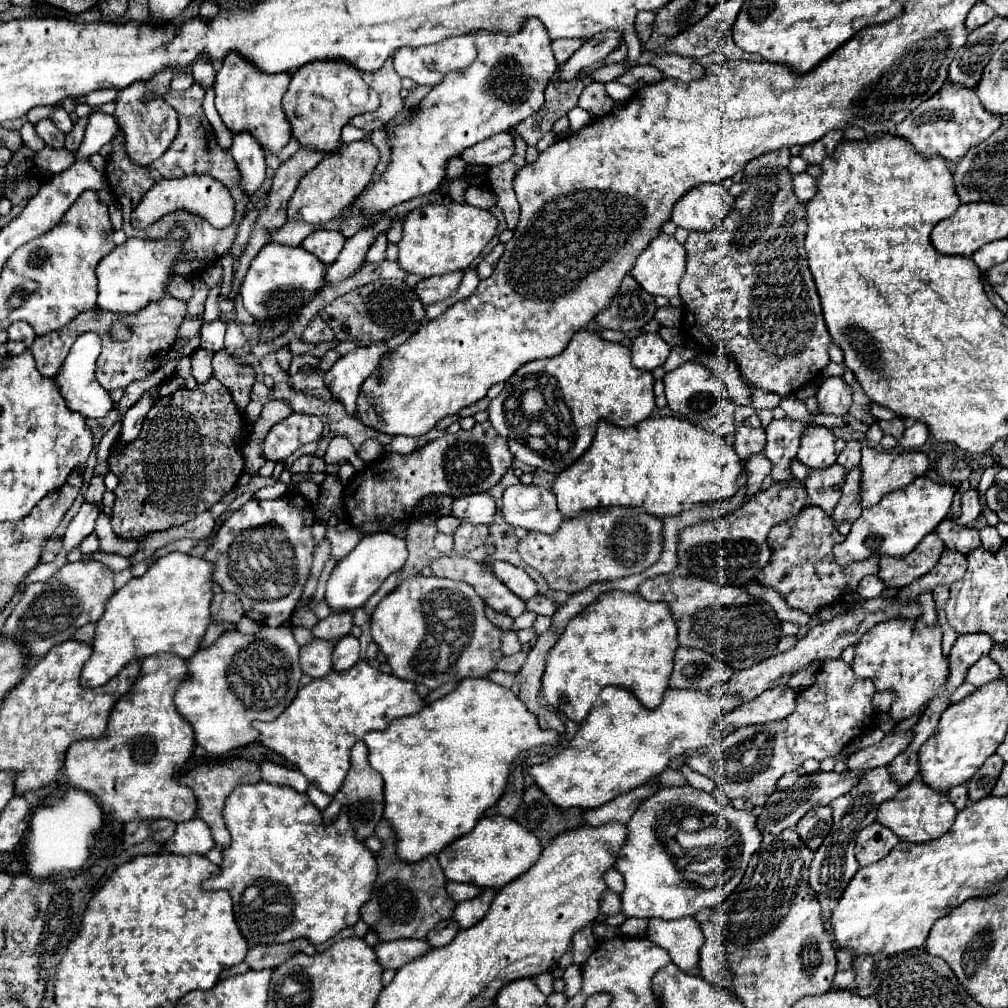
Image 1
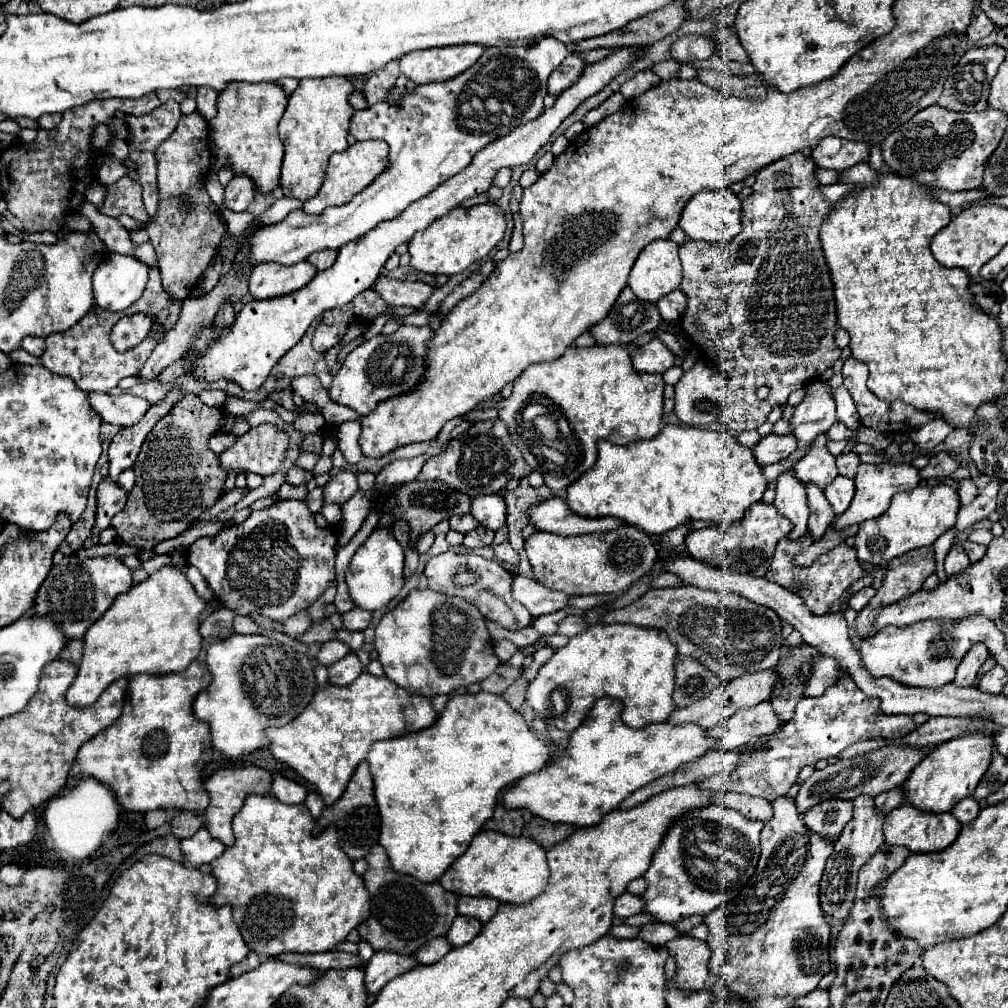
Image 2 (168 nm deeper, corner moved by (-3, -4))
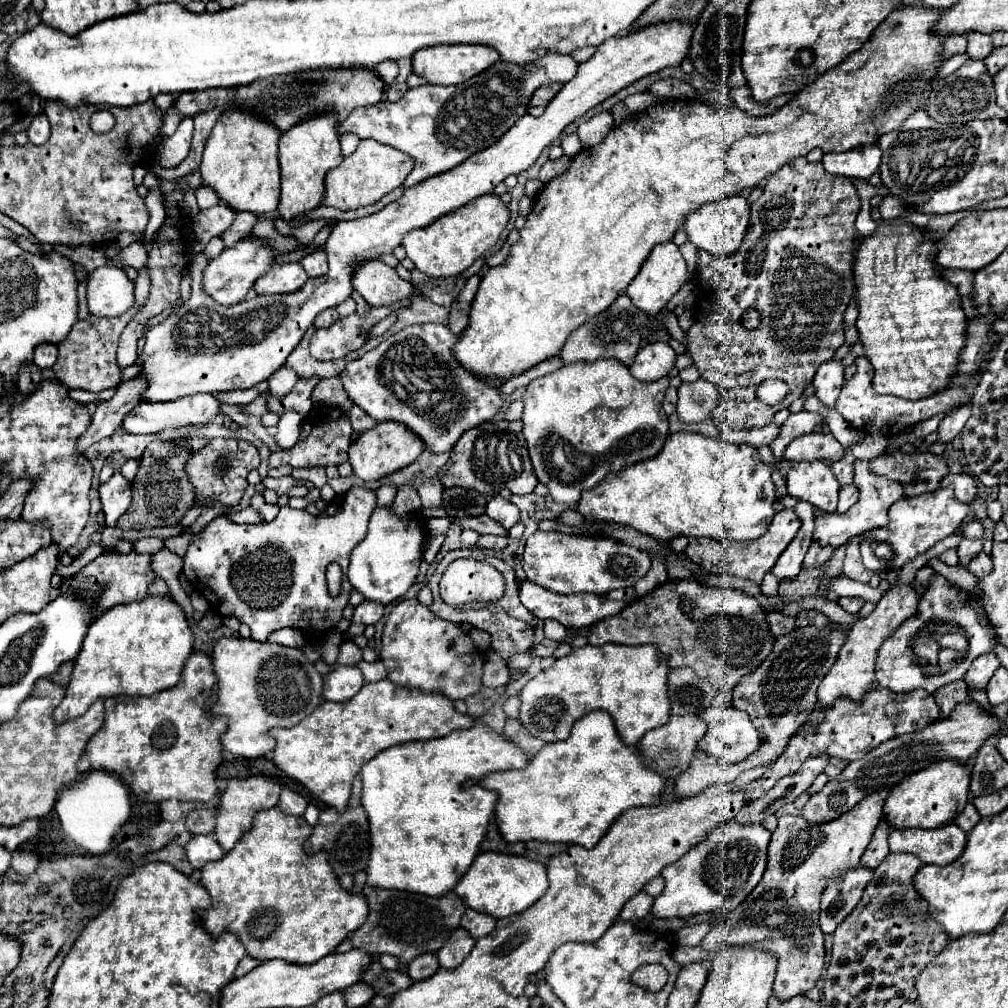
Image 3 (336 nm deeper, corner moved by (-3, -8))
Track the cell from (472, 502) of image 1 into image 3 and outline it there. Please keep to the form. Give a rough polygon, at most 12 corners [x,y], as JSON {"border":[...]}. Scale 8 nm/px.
{"border":[[494,495],[486,515],[510,529],[520,511],[508,499]]}

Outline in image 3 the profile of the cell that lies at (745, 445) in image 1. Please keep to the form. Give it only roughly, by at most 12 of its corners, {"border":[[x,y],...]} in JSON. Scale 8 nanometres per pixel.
{"border":[[830,431],[796,437],[786,461],[844,459],[846,449]]}

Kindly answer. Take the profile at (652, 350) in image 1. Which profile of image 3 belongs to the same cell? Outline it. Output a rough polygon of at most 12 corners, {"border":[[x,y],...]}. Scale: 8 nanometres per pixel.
{"border":[[666,341],[638,351],[630,373],[638,381],[658,381],[676,363]]}

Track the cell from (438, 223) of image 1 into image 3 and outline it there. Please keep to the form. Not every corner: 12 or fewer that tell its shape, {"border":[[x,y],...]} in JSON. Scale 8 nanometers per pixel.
{"border":[[496,193],[402,239],[430,277],[466,271],[492,249],[510,209]]}

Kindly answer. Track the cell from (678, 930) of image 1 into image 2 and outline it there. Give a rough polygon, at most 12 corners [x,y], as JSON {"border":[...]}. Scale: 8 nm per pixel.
{"border":[[680,933],[666,943],[678,965],[676,985],[704,989],[706,941]]}

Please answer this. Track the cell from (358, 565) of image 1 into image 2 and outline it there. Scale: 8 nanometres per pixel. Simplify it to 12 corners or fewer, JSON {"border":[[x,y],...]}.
{"border":[[392,529],[356,549],[348,595],[376,611],[402,589],[404,549]]}

